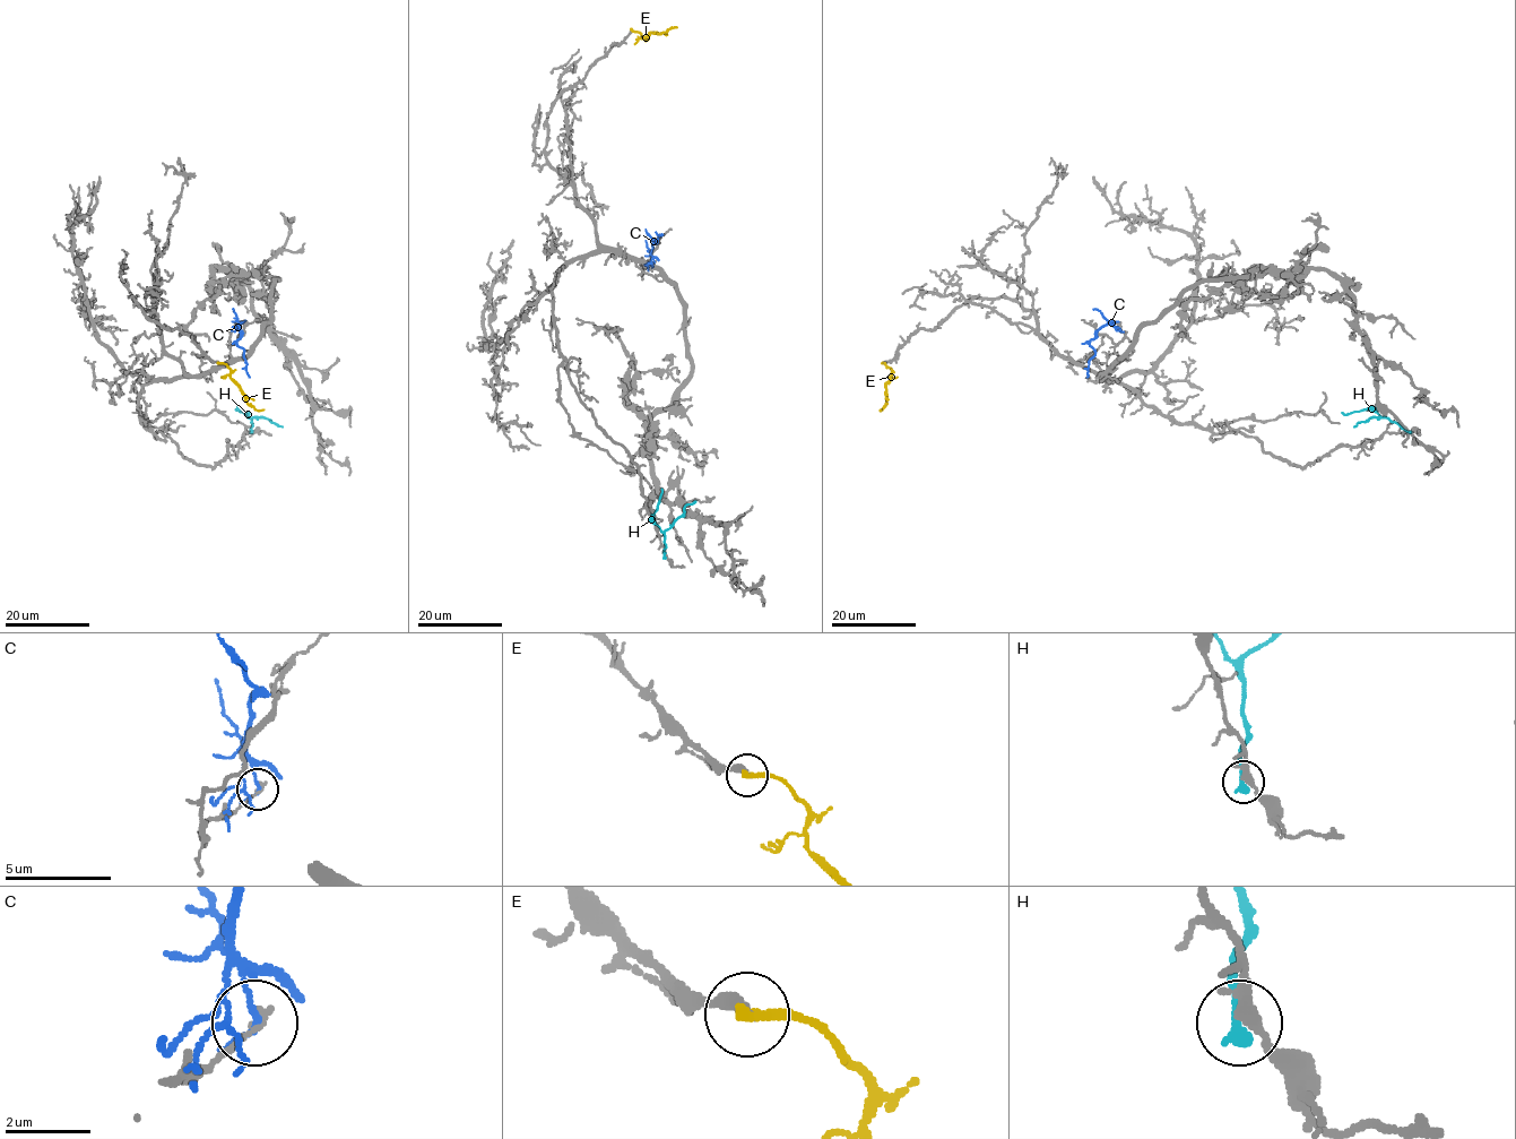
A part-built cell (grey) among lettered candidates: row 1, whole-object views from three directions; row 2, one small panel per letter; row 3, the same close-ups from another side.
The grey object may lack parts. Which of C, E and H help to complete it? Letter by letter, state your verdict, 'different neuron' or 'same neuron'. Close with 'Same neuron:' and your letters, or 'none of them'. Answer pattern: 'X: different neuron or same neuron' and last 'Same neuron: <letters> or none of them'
C: different neuron
E: same neuron
H: different neuron
Same neuron: E

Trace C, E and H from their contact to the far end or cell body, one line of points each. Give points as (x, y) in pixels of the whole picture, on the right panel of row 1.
C: (1115, 321), (1103, 325), (1090, 341), (1096, 352), (1089, 362), (1086, 378)
E: (884, 362), (891, 369), (885, 388), (886, 403), (881, 410)
H: (1409, 431), (1372, 410), (1342, 412)

